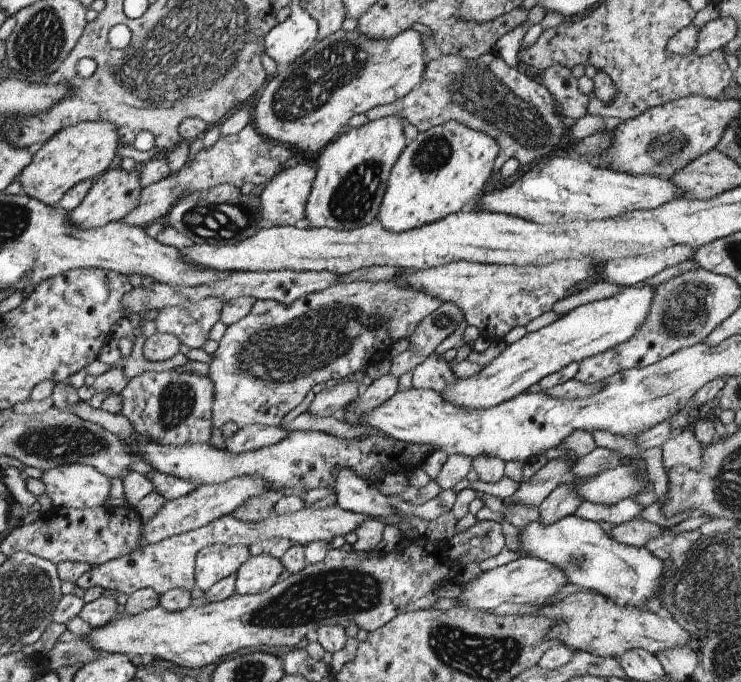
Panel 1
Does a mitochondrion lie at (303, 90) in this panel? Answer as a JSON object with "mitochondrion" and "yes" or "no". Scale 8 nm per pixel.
{"mitochondrion":"yes"}

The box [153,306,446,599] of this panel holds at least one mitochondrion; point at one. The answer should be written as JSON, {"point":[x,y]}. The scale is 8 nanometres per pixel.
{"point":[177,403]}

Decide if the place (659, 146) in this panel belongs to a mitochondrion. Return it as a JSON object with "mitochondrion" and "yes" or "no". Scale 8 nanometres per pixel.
{"mitochondrion":"yes"}

